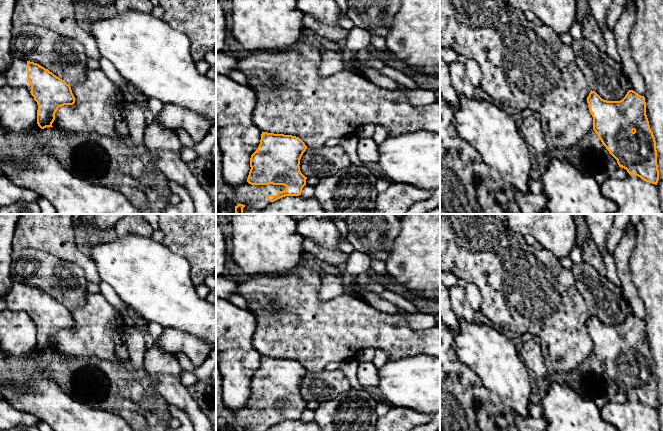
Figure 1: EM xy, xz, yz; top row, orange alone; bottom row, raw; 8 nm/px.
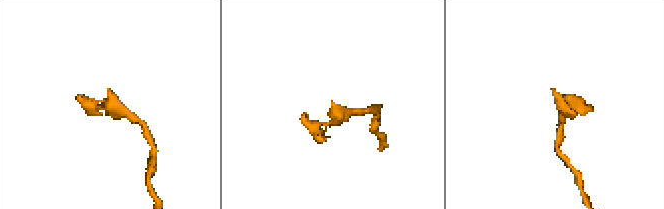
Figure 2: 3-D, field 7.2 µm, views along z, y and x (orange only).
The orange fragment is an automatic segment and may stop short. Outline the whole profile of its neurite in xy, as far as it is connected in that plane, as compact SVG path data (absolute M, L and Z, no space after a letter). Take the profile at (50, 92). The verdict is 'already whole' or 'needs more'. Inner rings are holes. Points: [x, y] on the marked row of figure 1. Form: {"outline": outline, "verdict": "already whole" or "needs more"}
{"outline": "M13 57L11 66L3 75L8 85L26 88L34 97L38 104L37 124L41 129L53 127L52 123L59 107L75 103L75 97L70 85L37 63Z", "verdict": "needs more"}

